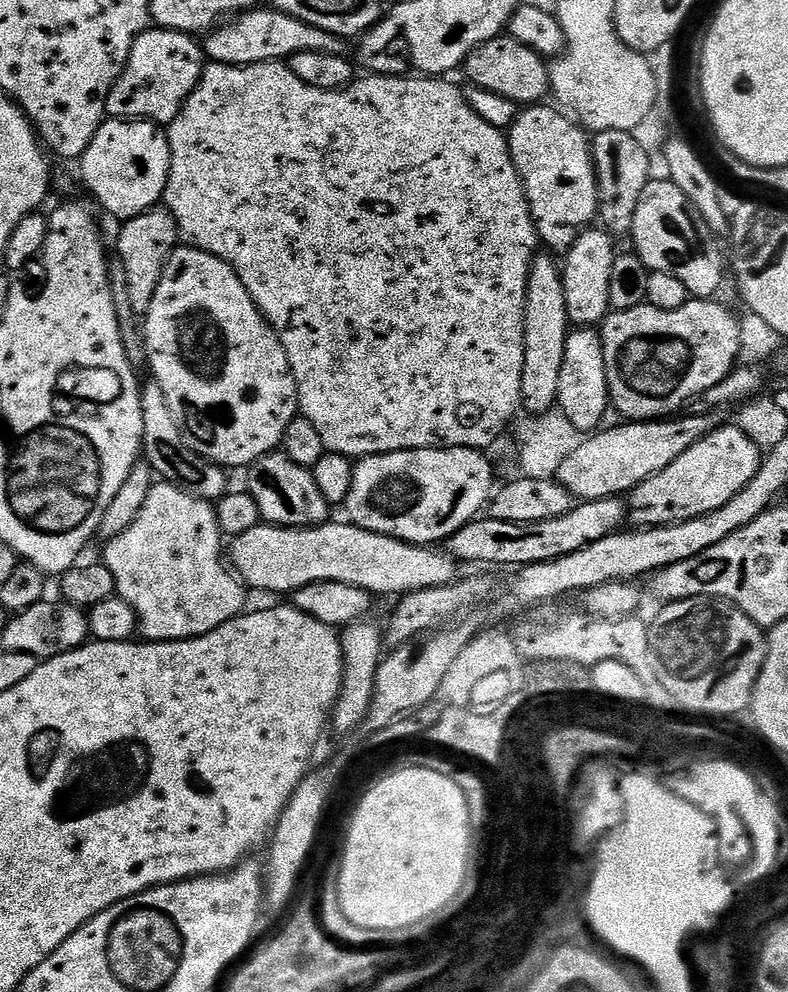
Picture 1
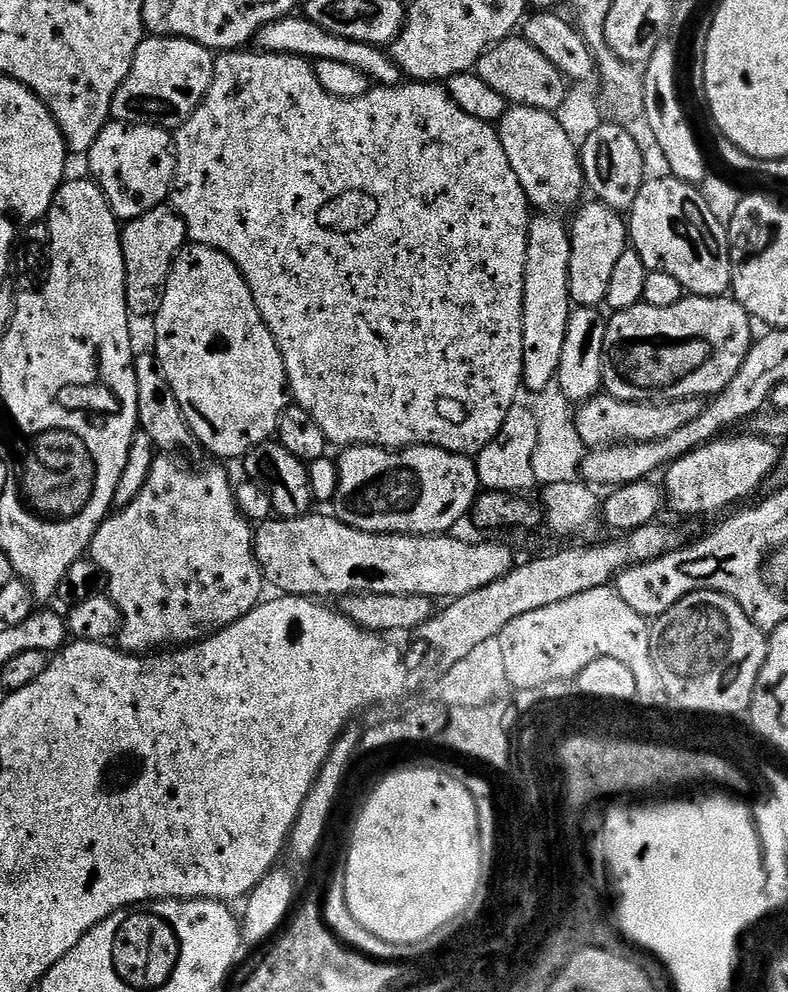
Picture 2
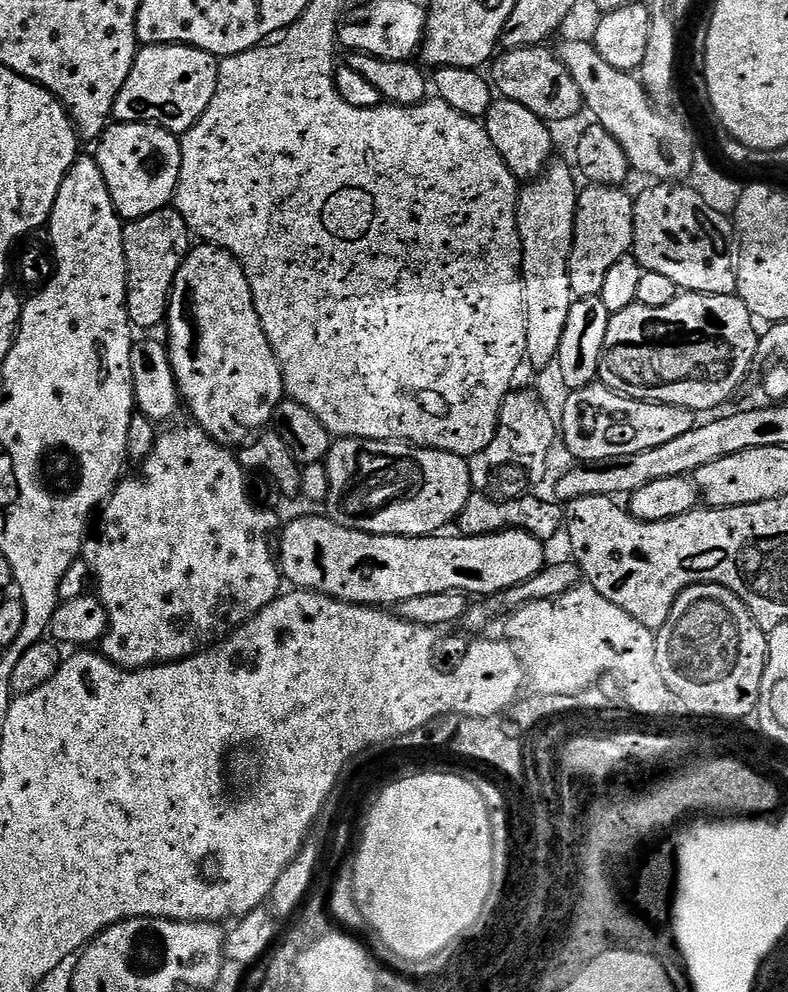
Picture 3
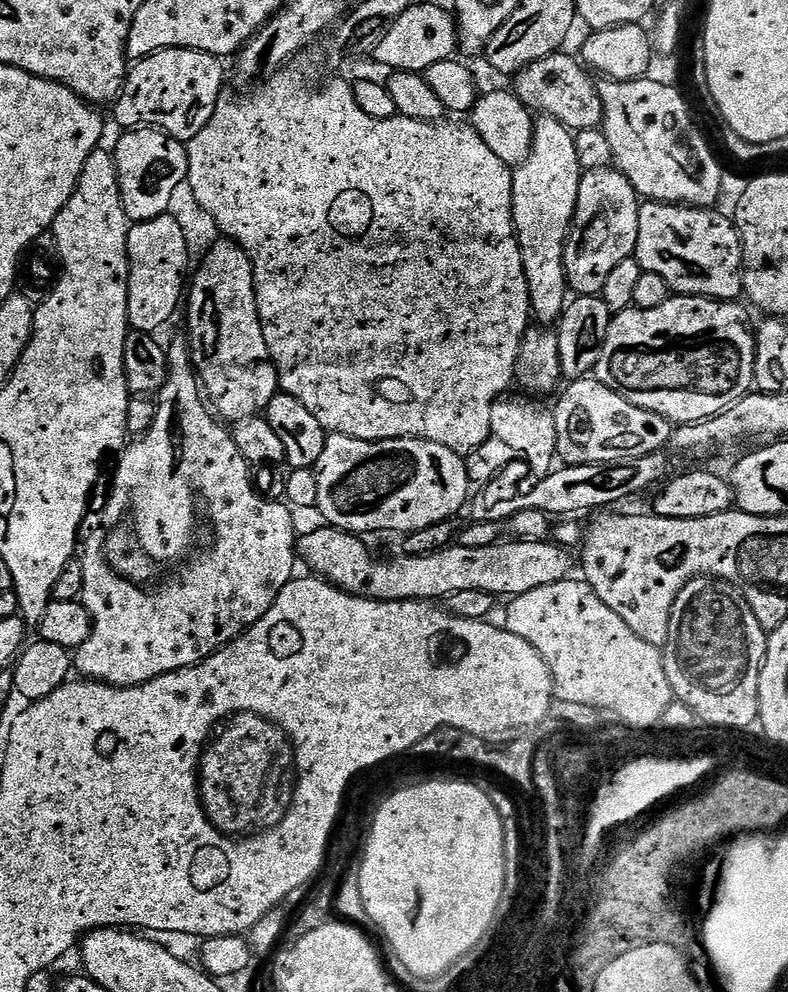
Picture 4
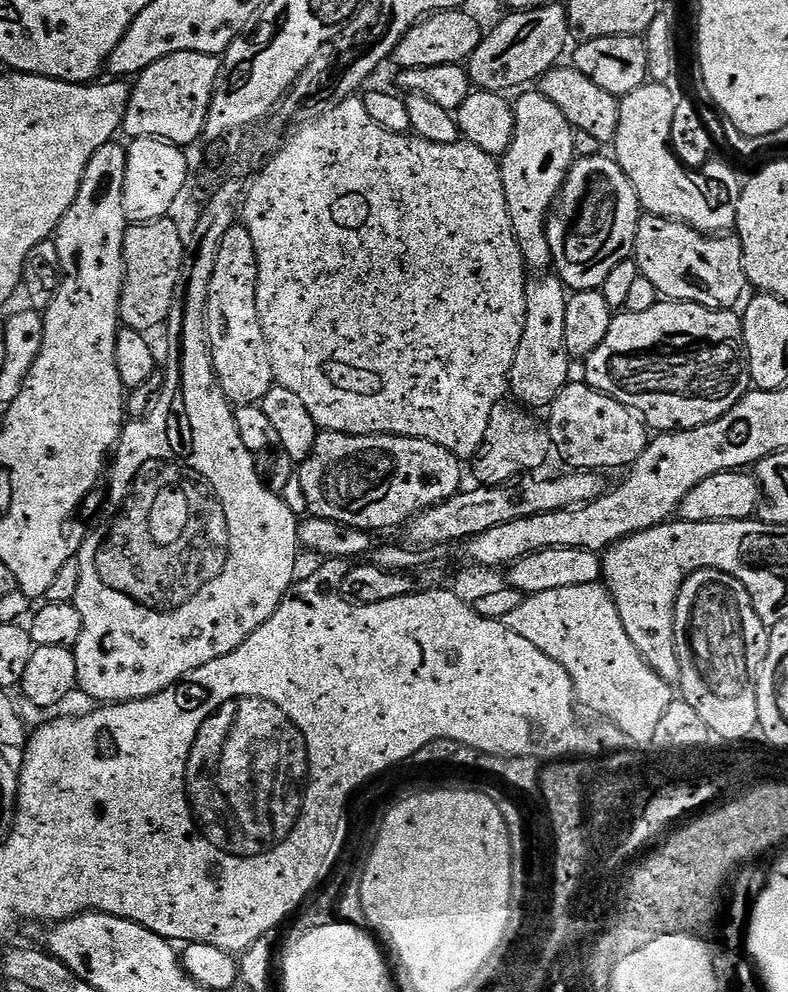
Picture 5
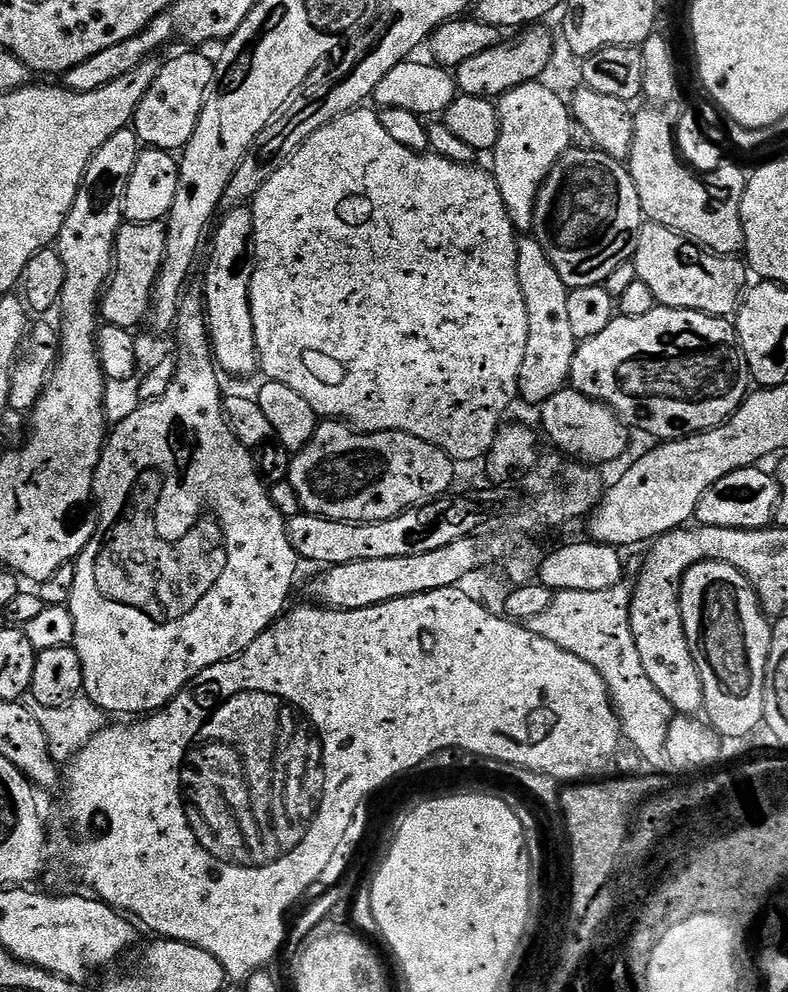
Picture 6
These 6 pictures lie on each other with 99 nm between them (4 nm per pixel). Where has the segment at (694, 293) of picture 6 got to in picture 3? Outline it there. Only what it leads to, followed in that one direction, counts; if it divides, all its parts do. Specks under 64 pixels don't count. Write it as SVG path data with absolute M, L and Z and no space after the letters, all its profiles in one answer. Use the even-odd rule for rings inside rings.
M656 182L634 200L634 242L632 252L646 272L663 274L684 292L705 292L731 296L736 291L734 224L725 213L710 210L695 189L680 182Z

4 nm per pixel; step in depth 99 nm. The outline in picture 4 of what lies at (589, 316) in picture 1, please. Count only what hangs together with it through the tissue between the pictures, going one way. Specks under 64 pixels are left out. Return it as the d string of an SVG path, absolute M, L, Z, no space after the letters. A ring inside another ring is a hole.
M615 167L593 168L581 175L578 206L564 247L566 278L576 296L600 296L618 262L633 259L641 203L634 186Z

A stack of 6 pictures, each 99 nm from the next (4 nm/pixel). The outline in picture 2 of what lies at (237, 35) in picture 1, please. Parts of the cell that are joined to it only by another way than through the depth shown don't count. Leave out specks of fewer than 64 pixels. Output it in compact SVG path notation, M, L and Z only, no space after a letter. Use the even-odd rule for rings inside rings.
M303 14L284 16L281 20L275 20L262 26L262 30L254 39L254 44L261 52L303 56L309 62L329 60L330 62L342 62L346 66L354 66L354 70L362 70L369 81L385 88L393 88L402 80L400 67L392 61L391 55L383 47L354 42L342 38L338 34L330 34L326 30L322 30L322 26L310 22Z

